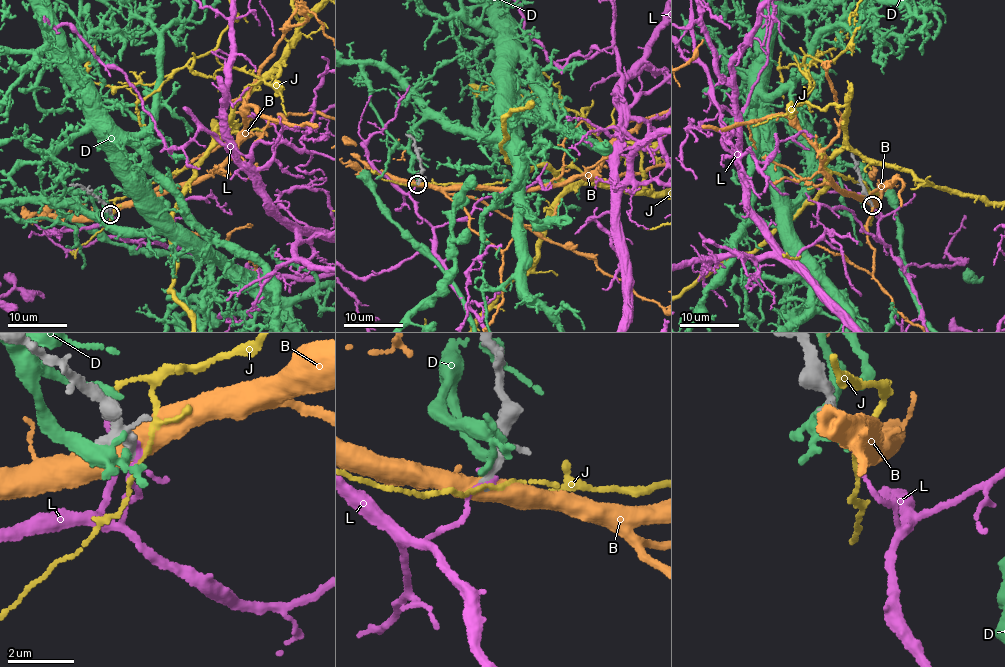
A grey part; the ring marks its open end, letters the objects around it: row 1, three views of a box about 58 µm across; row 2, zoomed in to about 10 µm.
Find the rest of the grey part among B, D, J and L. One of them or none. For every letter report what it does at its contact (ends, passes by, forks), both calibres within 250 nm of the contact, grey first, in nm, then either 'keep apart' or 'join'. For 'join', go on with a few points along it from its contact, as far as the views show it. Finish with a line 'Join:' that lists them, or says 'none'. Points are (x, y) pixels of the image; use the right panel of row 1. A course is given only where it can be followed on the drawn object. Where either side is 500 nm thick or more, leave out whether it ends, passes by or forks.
B: calibres 300 and 600 nm; keep apart
D: it passes by; calibres 200 and 140 nm; keep apart
J: it passes by; calibres 280 and 110 nm; keep apart
L: it ends; calibres 320 and 170 nm; keep apart
Join: none

